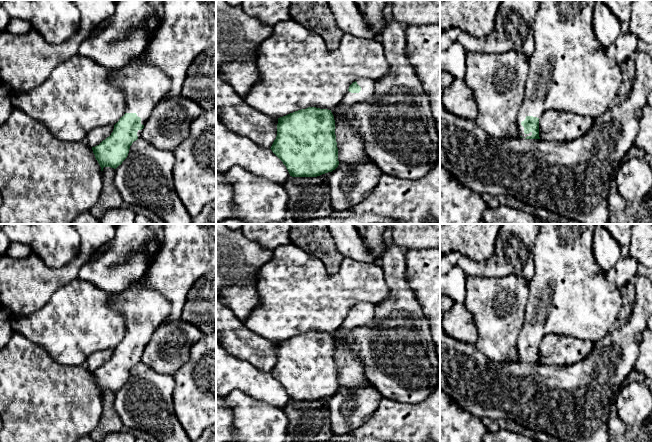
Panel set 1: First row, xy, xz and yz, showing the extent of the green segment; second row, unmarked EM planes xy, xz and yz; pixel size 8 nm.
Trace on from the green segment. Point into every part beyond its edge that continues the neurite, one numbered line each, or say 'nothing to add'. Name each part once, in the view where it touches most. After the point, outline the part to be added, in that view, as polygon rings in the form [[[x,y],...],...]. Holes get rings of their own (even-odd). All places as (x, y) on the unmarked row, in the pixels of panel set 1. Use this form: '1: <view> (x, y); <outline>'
1: xz (350, 368); [[[360,302],[356,306],[361,311],[361,315],[359,317],[351,317],[347,314],[341,326],[331,334],[335,344],[339,388],[350,389],[370,385],[365,377],[364,363],[349,348],[344,341],[344,337],[374,318],[375,304]]]

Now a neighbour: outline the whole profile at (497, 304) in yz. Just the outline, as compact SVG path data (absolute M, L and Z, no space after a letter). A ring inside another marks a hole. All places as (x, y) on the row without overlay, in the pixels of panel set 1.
M517 275L468 277L464 305L477 327L477 349L489 360L520 360L517 340L525 318L529 282Z

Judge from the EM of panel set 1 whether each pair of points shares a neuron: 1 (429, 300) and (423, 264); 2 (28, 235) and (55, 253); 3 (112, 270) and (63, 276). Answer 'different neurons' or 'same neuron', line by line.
1: same neuron
2: same neuron
3: different neurons

